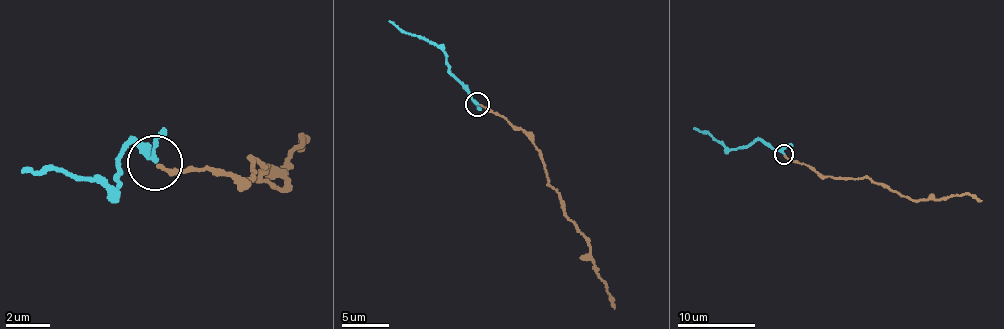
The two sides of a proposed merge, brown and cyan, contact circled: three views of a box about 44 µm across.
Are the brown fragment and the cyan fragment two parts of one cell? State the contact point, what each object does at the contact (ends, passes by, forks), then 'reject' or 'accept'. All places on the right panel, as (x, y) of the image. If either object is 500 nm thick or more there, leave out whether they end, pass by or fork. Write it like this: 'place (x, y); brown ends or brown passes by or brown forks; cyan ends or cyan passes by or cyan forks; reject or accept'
place (784, 154); brown ends; cyan passes by; accept

